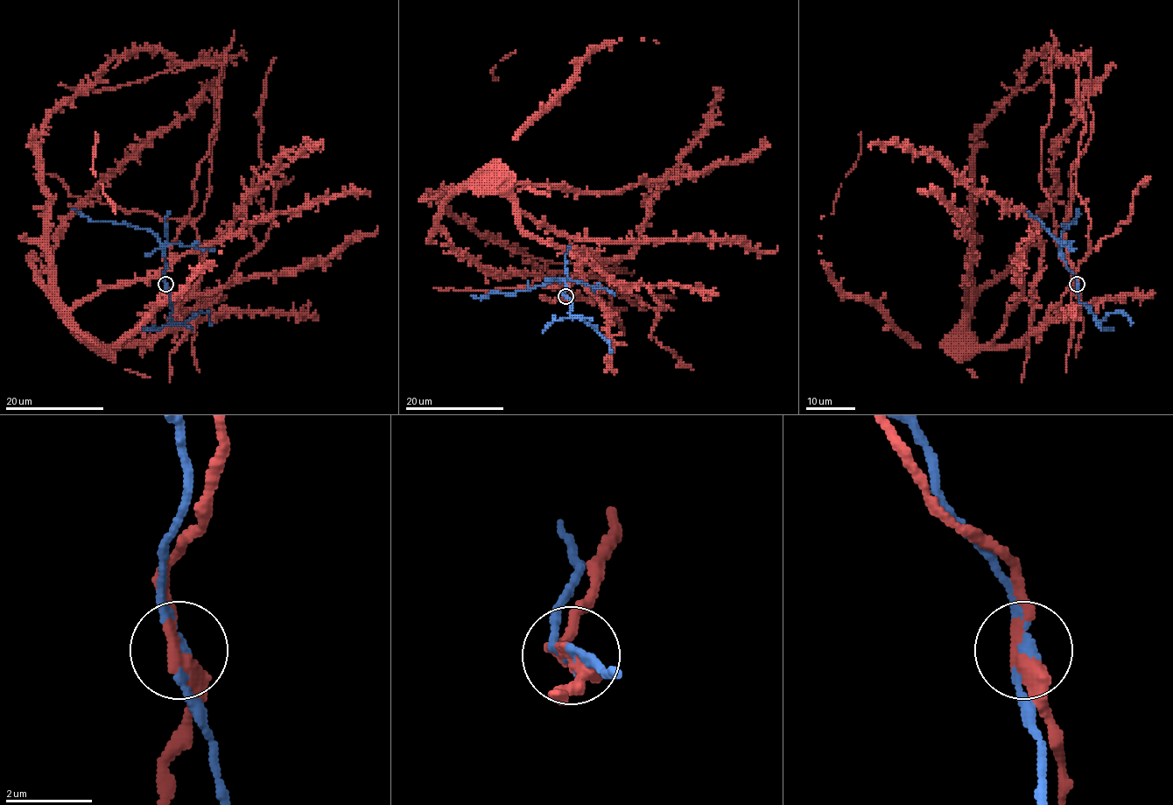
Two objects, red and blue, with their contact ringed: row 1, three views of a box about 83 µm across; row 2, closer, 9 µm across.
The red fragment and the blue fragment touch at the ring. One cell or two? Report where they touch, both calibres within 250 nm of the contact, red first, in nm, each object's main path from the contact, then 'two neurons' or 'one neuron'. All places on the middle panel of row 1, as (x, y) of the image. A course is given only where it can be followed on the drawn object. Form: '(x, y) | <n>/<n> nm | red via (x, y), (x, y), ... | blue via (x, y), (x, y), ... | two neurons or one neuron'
(565, 296) | 360/170 nm | red via (565, 296), (593, 260), (622, 269), (514, 252), (437, 195), (496, 189), (524, 230), (644, 305), (676, 297) | blue via (565, 296), (563, 280), (524, 291), (493, 291), (476, 299), (470, 296) | two neurons

